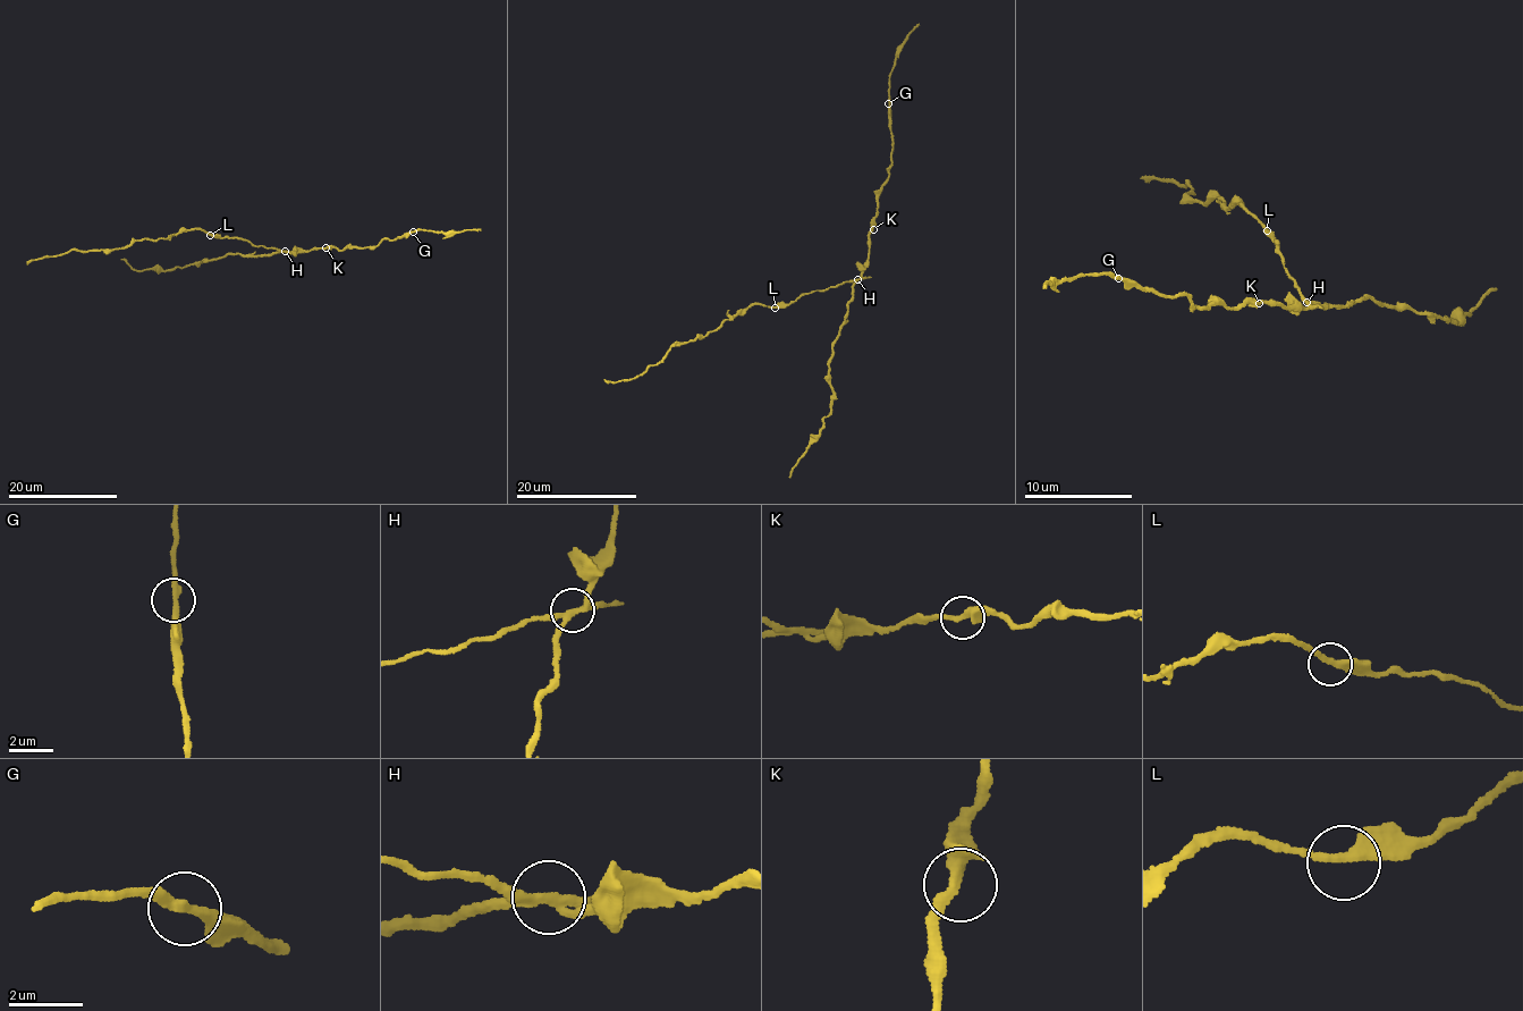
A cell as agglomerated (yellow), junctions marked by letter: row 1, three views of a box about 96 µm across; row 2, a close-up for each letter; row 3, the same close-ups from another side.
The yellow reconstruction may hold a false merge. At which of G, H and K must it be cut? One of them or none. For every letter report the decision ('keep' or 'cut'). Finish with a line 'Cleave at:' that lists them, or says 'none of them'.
G: keep
H: cut
K: keep
Cleave at: H

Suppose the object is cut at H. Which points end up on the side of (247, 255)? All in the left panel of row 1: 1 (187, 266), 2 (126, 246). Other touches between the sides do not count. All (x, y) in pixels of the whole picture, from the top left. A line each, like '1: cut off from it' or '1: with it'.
1: with it
2: cut off from it

